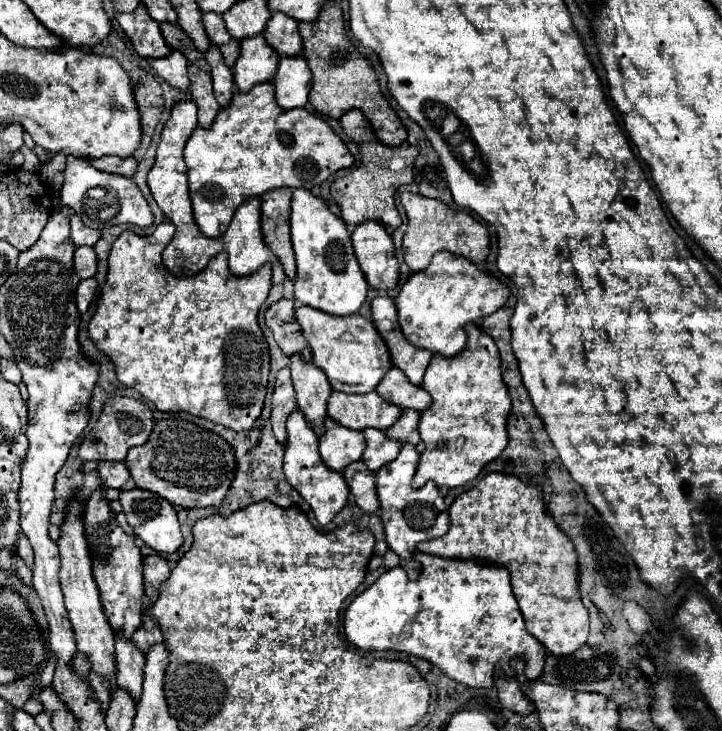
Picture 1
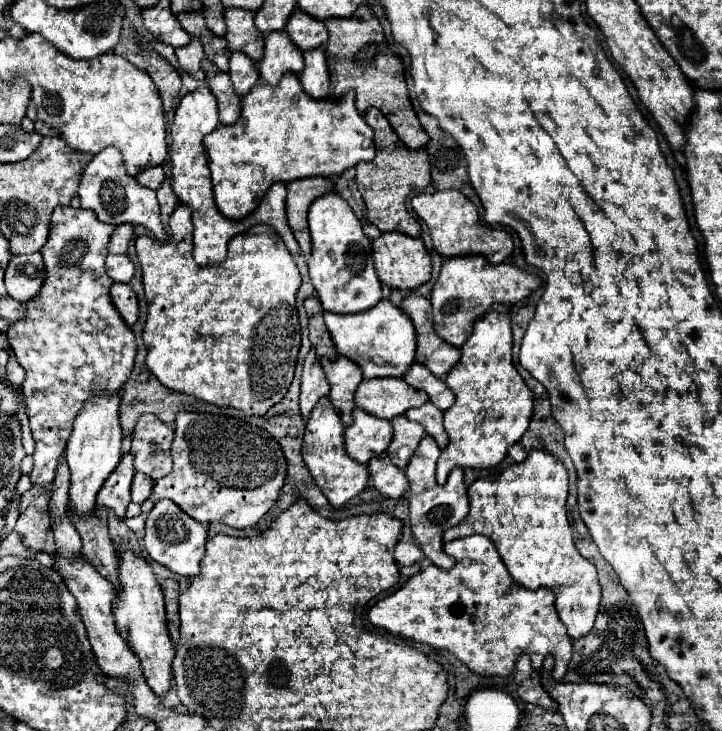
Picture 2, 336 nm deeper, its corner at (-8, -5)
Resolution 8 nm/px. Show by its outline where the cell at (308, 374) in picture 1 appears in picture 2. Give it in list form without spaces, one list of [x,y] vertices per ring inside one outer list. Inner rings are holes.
[[[337,357],[337,359],[321,359],[321,367],[325,371],[325,377],[329,381],[329,401],[333,403],[335,411],[341,417],[341,423],[345,427],[349,427],[353,423],[351,411],[355,407],[353,403],[353,395],[357,385],[363,381],[363,377],[359,375],[359,367],[355,367],[355,363],[351,363],[349,359]]]

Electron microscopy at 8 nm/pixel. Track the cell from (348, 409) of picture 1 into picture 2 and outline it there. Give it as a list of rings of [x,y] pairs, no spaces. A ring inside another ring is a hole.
[[[367,379],[355,391],[355,405],[377,419],[393,419],[427,399],[425,391],[413,389],[403,379]]]

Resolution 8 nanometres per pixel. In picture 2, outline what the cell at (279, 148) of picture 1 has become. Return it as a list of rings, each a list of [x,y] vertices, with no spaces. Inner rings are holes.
[[[285,73],[275,87],[257,83],[241,99],[241,119],[235,125],[219,125],[215,131],[205,135],[203,147],[211,169],[215,205],[227,219],[243,219],[253,213],[263,199],[263,193],[277,181],[287,183],[303,177],[335,177],[345,169],[355,167],[359,161],[371,161],[375,157],[373,129],[359,115],[355,95],[349,91],[343,99],[315,101],[309,95],[303,95],[303,87],[299,87],[295,73]]]

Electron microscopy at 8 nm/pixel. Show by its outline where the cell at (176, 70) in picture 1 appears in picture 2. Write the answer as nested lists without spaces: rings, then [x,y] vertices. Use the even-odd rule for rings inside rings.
[[[191,39],[189,45],[175,49],[175,55],[177,55],[179,65],[181,65],[193,79],[197,79],[197,81],[203,81],[203,79],[205,79],[205,73],[203,73],[203,69],[201,69],[203,47],[201,47],[199,39]]]

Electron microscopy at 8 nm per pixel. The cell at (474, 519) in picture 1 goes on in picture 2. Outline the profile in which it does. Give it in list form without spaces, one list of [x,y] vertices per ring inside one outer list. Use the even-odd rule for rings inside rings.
[[[531,451],[523,463],[515,463],[507,467],[497,477],[477,479],[469,487],[471,511],[459,525],[443,533],[443,543],[469,537],[475,533],[489,537],[495,543],[497,553],[501,555],[507,571],[519,585],[523,585],[525,589],[547,587],[553,591],[555,609],[557,609],[559,619],[567,627],[567,635],[571,639],[579,639],[587,635],[593,627],[595,615],[599,611],[601,587],[597,581],[595,567],[585,557],[581,557],[573,545],[571,527],[569,527],[567,511],[565,511],[565,499],[567,499],[567,471],[563,463],[555,457],[549,457],[545,451]]]

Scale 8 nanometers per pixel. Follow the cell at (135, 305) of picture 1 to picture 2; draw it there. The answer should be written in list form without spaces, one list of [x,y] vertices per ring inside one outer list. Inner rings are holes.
[[[179,205],[175,209],[169,219],[169,233],[171,237],[165,243],[147,235],[135,241],[147,299],[147,321],[143,325],[147,367],[171,391],[197,397],[217,407],[233,407],[247,415],[265,415],[285,397],[301,345],[295,311],[295,293],[301,285],[297,265],[285,243],[267,225],[255,225],[245,235],[235,235],[229,241],[227,259],[211,267],[199,267],[191,257],[193,223],[189,207]]]

